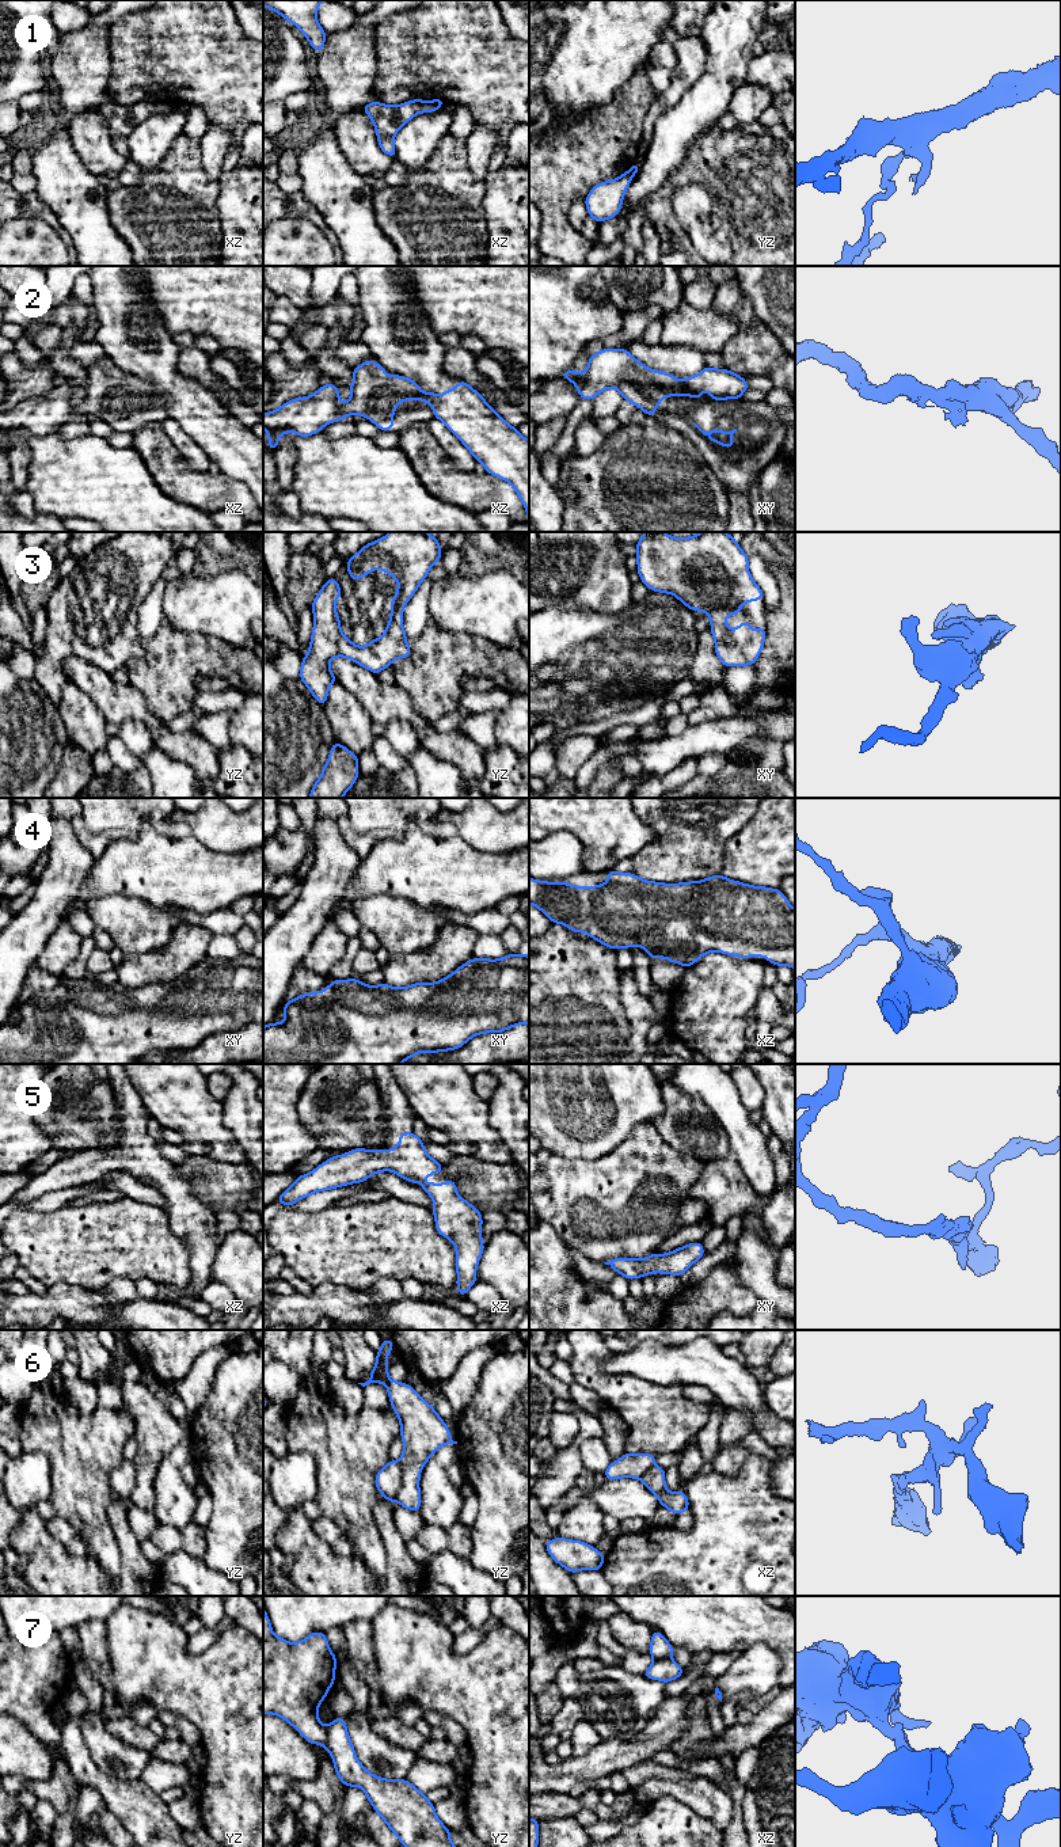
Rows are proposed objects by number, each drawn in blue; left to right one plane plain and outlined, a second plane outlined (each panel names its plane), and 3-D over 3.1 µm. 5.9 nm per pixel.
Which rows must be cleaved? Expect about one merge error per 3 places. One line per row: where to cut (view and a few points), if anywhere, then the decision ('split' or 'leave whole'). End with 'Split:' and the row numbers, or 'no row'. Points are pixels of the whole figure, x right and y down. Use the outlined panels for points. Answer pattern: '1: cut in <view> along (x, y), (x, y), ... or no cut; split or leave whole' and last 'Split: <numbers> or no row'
1: cut in xz along (434, 101), (441, 105); split
2: cut in xy along (680, 382), (695, 396); split
3: no cut; leave whole
4: no cut; leave whole
5: no cut; leave whole
6: cut in yz along (399, 1460), (402, 1488), (395, 1500); split
7: cut in yz along (327, 1726), (324, 1745); split
Split: 1, 2, 6, 7

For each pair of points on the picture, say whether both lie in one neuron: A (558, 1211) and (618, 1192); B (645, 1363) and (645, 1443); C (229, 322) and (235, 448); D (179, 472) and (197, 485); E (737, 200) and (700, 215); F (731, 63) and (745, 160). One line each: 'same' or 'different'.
A: same
B: different
C: different
D: same
E: different
F: different

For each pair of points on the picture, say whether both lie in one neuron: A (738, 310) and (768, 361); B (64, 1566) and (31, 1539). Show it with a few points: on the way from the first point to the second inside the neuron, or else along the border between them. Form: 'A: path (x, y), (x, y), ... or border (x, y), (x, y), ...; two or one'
A: path (748, 322), (753, 345), (757, 349); one
B: path (56, 1561), (38, 1546); one

